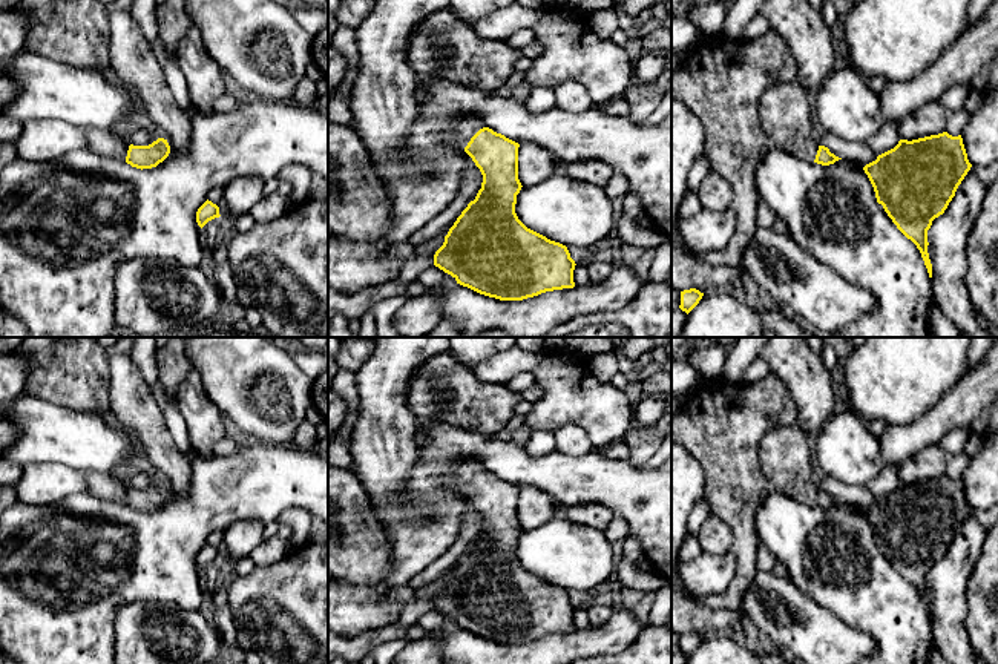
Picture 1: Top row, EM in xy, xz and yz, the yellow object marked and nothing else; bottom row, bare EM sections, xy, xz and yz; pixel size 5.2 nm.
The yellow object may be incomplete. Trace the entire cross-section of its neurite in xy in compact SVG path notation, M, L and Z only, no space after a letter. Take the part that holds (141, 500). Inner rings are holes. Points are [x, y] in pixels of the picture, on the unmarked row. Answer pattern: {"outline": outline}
{"outline": "M89 472L86 475L86 495L103 501L117 501L141 514L156 511L170 497L170 489L164 482L158 482L149 489L133 489L129 488L127 483L118 482L115 472Z"}

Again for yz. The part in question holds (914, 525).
{"outline": "M947 475L900 483L894 492L863 511L877 546L920 593L929 621L927 574L944 557L970 511L961 478Z"}

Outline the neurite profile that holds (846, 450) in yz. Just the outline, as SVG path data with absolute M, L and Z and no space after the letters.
M854 411L834 413L816 434L816 454L825 475L868 486L886 466L880 439Z

